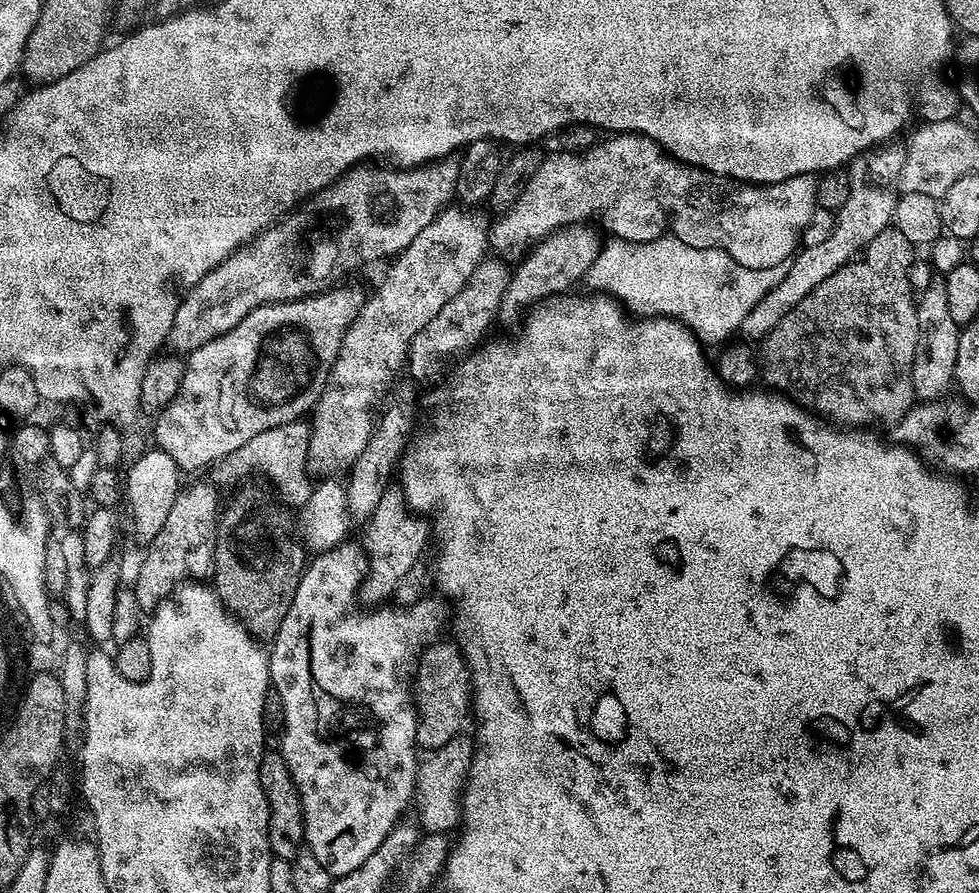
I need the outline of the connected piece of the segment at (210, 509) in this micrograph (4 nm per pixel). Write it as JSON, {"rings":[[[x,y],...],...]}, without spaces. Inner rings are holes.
{"rings":[[[208,484],[181,487],[180,493],[174,498],[174,506],[170,506],[170,514],[162,525],[162,530],[158,530],[150,542],[149,548],[152,549],[145,554],[144,561],[136,572],[134,591],[141,609],[155,609],[157,604],[169,599],[170,593],[187,577],[184,575],[191,568],[207,569],[211,565],[216,549],[219,504],[215,490]]]}

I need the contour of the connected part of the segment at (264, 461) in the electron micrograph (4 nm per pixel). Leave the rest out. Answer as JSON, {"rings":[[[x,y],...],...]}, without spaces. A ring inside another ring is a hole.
{"rings":[[[303,419],[296,420],[293,424],[262,430],[262,434],[254,434],[254,438],[246,442],[246,446],[238,446],[238,450],[219,461],[218,468],[224,471],[224,476],[228,480],[236,480],[248,471],[260,471],[276,483],[277,490],[284,495],[285,505],[303,506],[308,503],[314,487],[313,477],[305,467],[308,434],[309,425]]]}

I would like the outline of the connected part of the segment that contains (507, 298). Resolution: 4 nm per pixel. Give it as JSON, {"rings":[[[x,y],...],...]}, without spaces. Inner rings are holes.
{"rings":[[[573,226],[552,232],[537,241],[511,273],[510,282],[501,300],[499,319],[506,322],[517,320],[539,301],[549,296],[567,293],[578,280],[583,281],[600,253],[602,240],[586,226]],[[565,291],[565,292],[564,292]]]}

